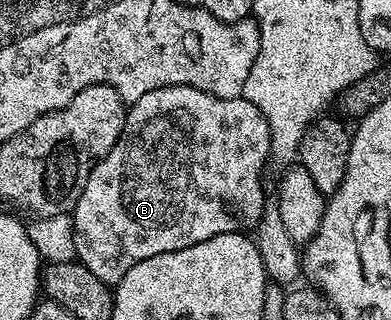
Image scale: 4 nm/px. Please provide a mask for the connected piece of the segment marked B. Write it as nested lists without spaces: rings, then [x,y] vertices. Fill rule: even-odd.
[[[169,85],[160,87],[156,91],[148,91],[148,95],[144,95],[139,101],[135,101],[129,106],[122,138],[115,143],[112,151],[108,151],[108,155],[104,155],[95,163],[93,171],[88,175],[88,183],[84,183],[84,191],[80,191],[80,199],[72,214],[74,252],[77,260],[81,261],[84,267],[88,267],[88,271],[92,271],[92,275],[96,275],[96,279],[113,287],[118,284],[125,273],[132,271],[132,267],[136,267],[136,263],[140,263],[144,259],[152,259],[152,255],[180,251],[184,247],[192,247],[196,243],[204,243],[204,239],[212,239],[216,235],[257,230],[258,221],[261,220],[262,213],[268,207],[266,189],[262,186],[262,172],[268,169],[269,160],[270,132],[268,123],[264,119],[264,115],[260,115],[256,106],[245,97],[220,99],[216,95],[187,85]]]

